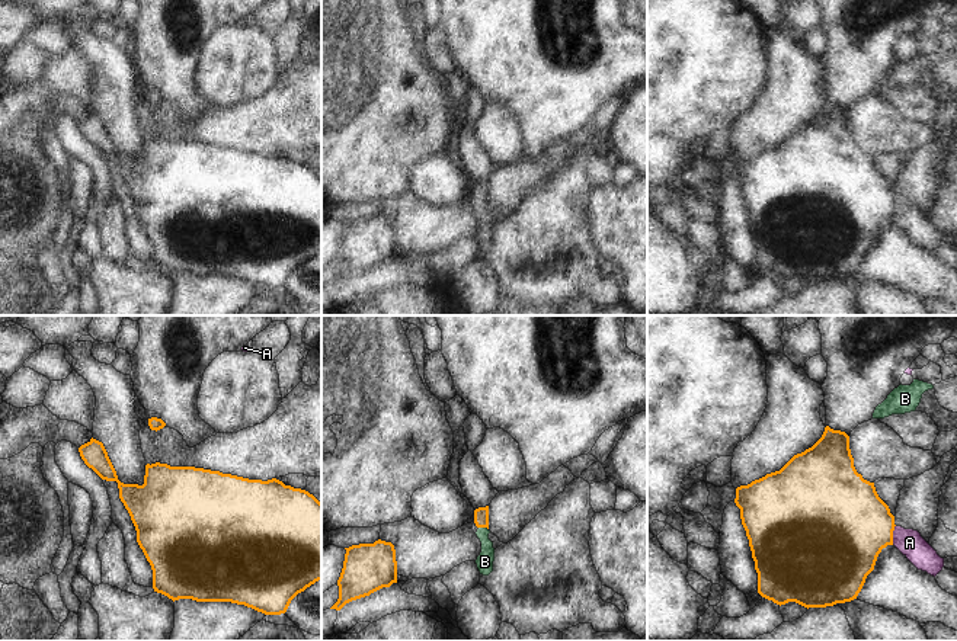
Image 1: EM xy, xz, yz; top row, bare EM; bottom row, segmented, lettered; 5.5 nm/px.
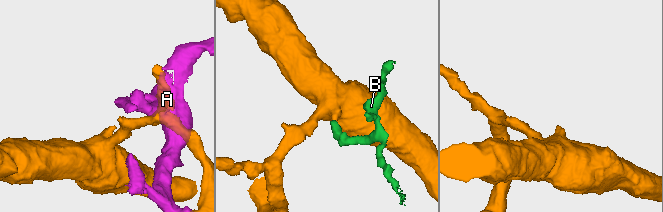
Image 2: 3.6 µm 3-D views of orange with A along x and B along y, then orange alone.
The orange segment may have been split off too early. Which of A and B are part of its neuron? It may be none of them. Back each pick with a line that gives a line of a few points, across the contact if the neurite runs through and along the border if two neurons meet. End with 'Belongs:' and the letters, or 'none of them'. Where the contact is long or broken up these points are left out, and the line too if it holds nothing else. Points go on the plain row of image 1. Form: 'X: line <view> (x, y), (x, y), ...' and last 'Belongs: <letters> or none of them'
B: line xz (482, 188), (483, 201), (486, 217), (485, 236)
Belongs: B

